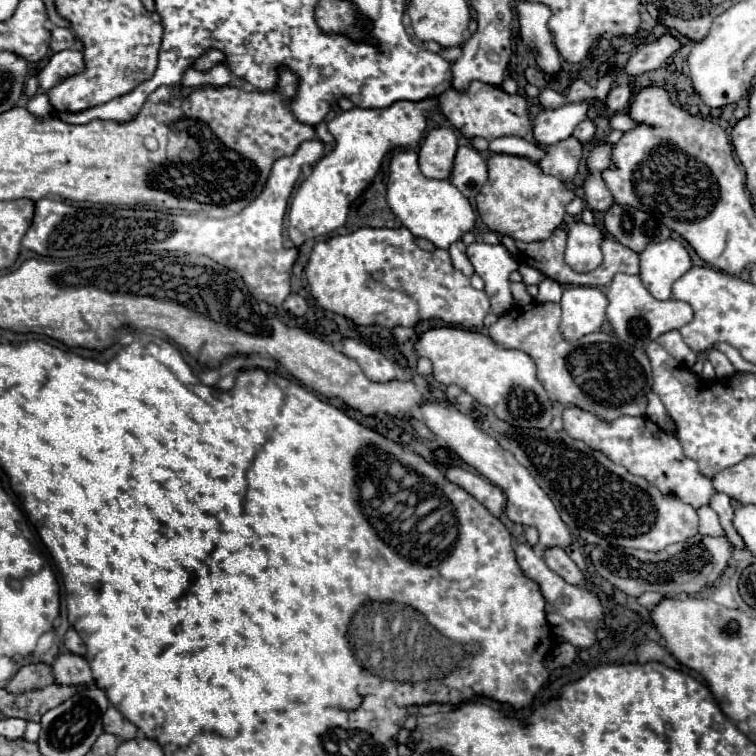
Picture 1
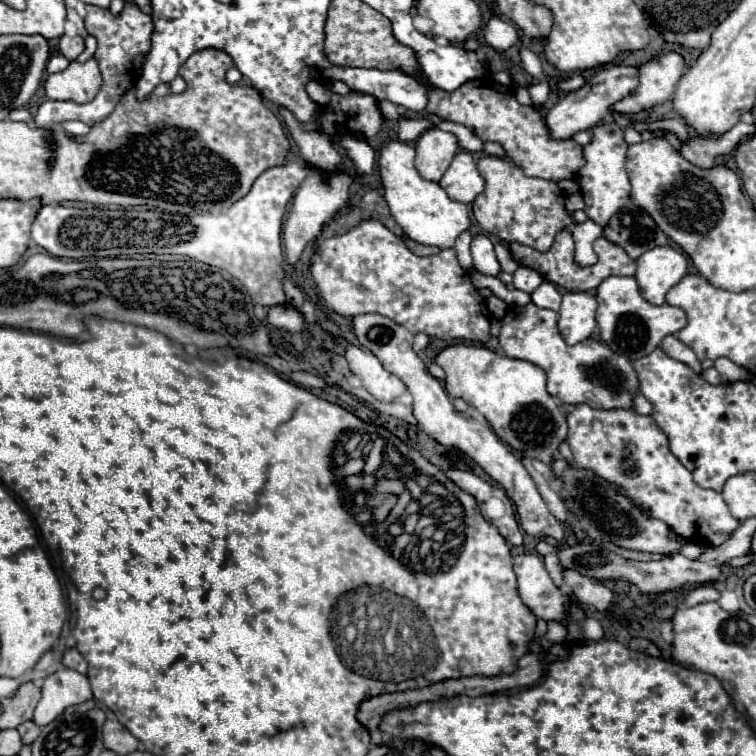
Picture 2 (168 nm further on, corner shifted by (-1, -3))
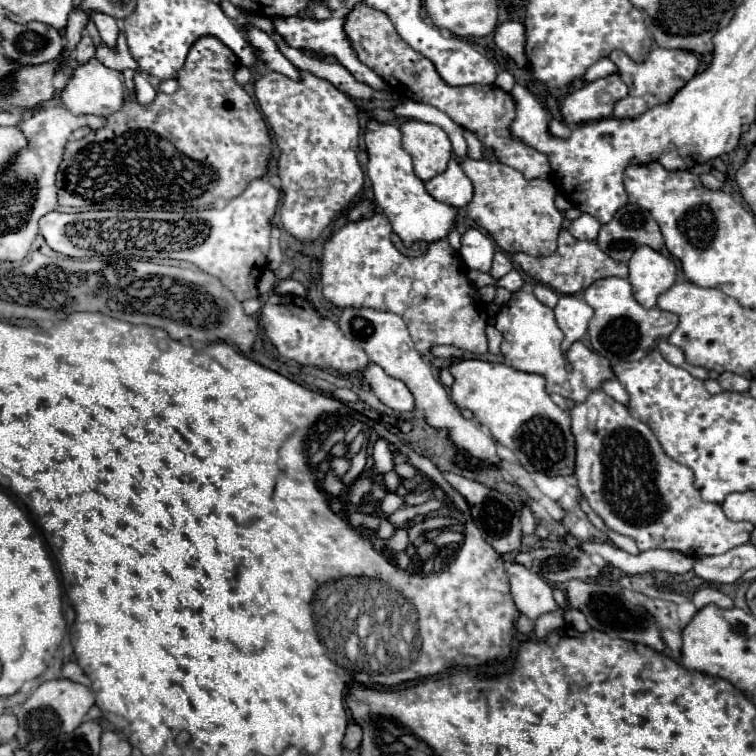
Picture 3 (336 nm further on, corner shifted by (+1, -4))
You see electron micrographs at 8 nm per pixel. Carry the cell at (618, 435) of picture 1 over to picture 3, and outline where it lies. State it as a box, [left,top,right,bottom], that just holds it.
[571,391,755,557]

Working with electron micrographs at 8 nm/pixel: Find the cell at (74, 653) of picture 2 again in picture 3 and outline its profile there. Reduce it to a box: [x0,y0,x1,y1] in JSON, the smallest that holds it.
[63,663,91,687]

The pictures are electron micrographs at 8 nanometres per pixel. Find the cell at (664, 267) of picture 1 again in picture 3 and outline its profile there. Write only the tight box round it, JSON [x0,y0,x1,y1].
[627,247,677,309]

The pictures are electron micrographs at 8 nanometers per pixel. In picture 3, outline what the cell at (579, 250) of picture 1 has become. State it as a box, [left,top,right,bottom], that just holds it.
[569,213,599,241]

